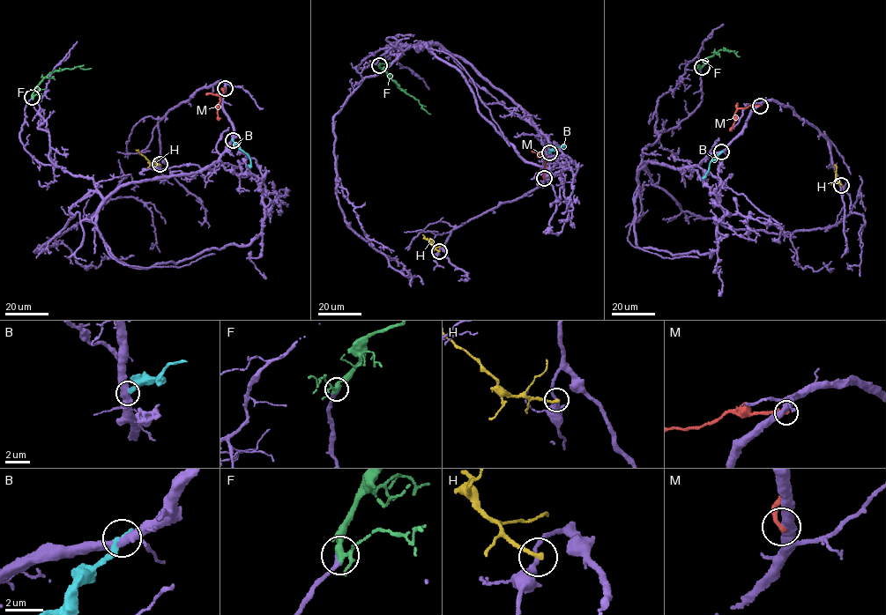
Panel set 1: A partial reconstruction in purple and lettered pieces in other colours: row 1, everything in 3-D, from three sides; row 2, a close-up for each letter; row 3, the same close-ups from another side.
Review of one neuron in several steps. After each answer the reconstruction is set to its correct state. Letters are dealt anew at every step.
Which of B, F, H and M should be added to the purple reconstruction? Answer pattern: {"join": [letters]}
{"join": ["F"]}

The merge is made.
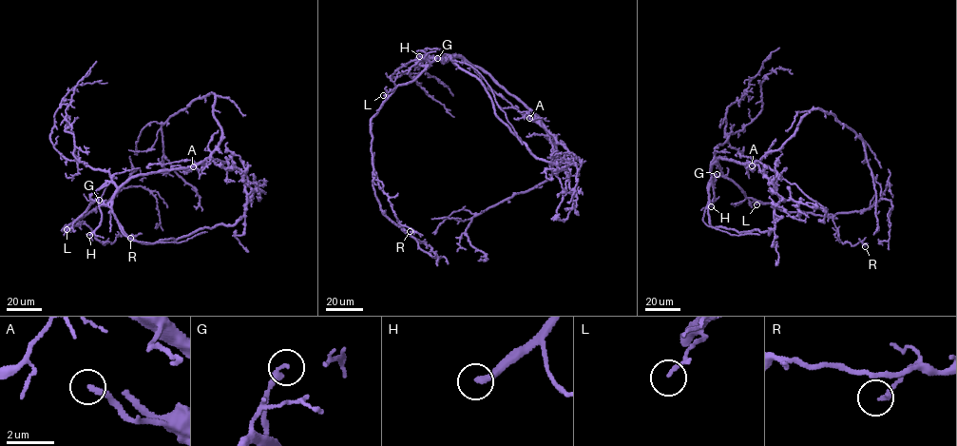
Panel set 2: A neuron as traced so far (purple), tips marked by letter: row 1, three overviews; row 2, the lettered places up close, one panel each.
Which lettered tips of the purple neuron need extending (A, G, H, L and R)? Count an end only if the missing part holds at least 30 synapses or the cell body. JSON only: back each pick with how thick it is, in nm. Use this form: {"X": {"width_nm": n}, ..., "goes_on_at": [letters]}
{"A": {"width_nm": 240}, "H": {"width_nm": 300}, "goes_on_at": ["A", "H"]}

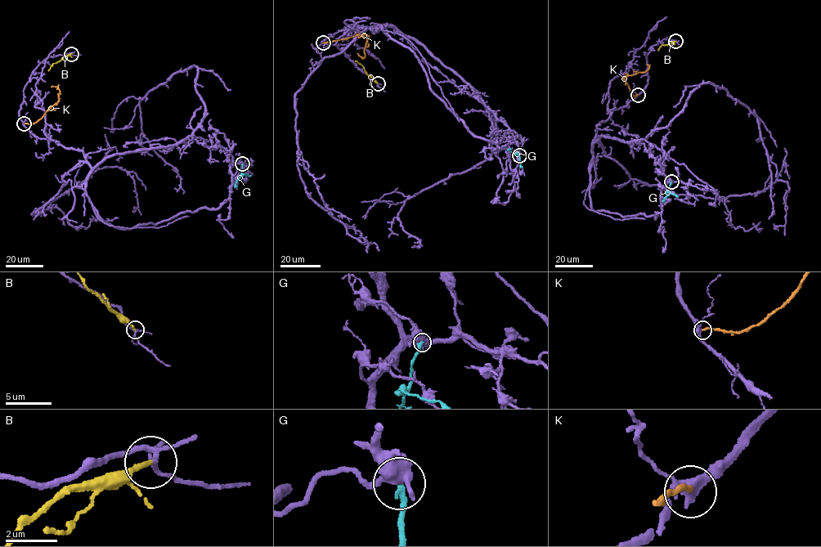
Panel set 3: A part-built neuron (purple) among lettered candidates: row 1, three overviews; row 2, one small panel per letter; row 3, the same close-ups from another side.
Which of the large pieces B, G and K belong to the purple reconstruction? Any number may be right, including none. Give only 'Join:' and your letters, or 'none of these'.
Join: K

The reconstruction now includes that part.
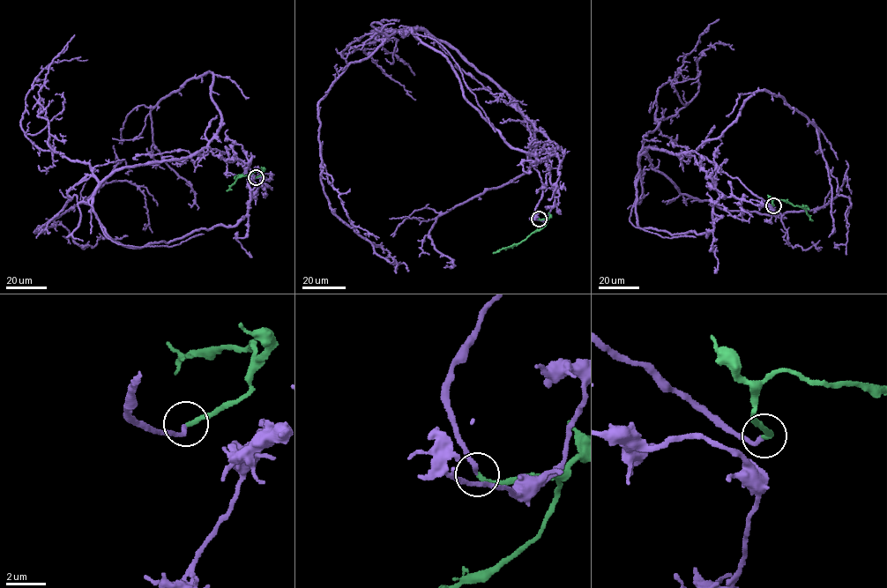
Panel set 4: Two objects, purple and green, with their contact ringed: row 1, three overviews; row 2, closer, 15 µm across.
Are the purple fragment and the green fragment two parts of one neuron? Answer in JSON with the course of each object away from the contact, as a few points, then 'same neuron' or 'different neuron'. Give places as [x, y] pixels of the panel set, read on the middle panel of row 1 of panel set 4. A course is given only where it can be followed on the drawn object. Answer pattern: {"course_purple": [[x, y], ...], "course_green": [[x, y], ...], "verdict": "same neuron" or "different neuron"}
{"course_purple": [[539, 219], [536, 145], [518, 103], [409, 30], [503, 139], [548, 160], [555, 143], [458, 68]], "course_green": [[539, 219], [547, 219], [547, 222], [518, 243], [493, 253]], "verdict": "same neuron"}

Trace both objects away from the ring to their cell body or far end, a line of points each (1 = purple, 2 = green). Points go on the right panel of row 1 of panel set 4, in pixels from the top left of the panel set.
1: (773, 205), (695, 152), (649, 147), (637, 227), (706, 237), (713, 228), (714, 182), (687, 147), (669, 145)
2: (773, 205), (772, 201), (776, 198), (801, 206), (812, 220)

